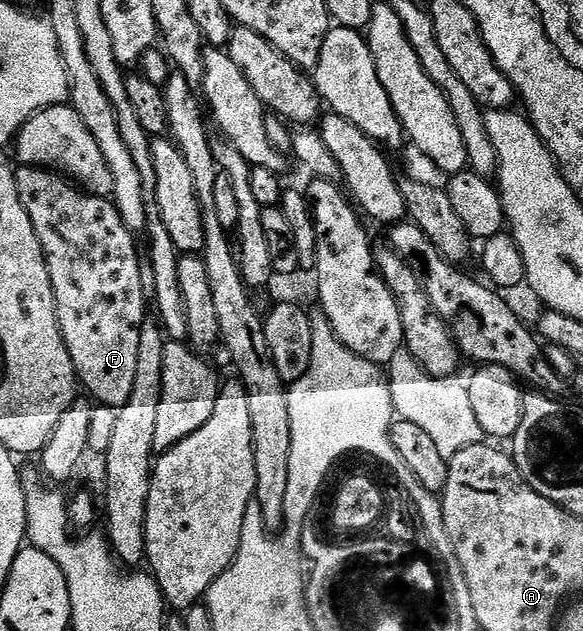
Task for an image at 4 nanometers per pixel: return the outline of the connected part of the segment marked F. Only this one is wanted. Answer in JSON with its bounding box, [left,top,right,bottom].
[16,166,146,406]

